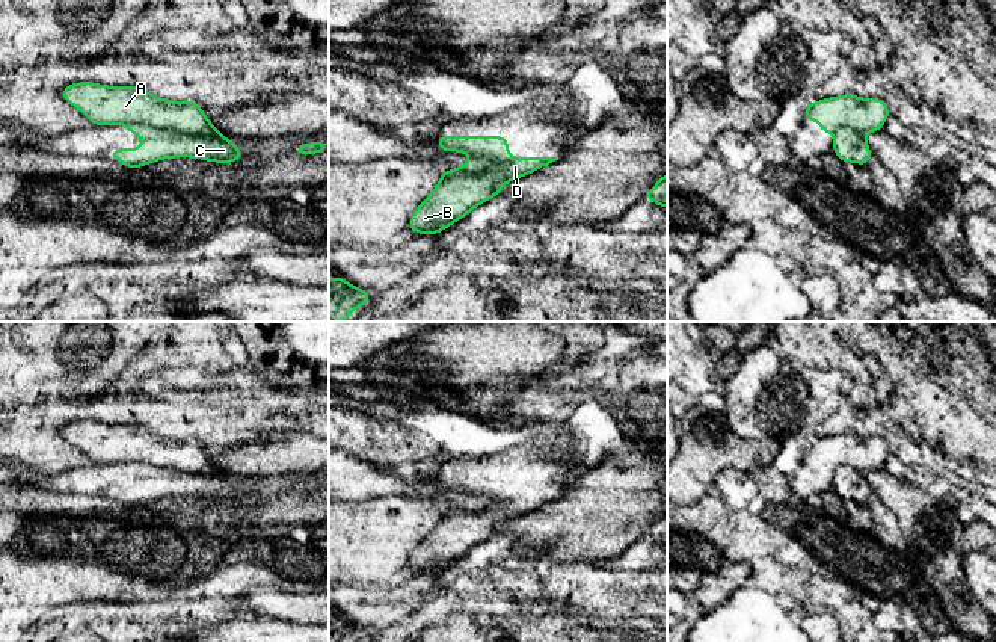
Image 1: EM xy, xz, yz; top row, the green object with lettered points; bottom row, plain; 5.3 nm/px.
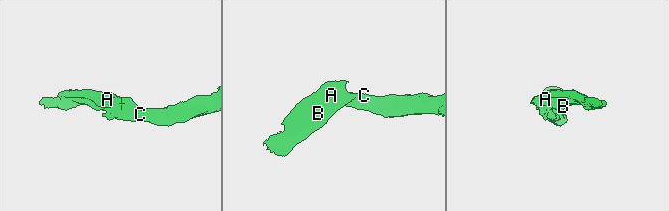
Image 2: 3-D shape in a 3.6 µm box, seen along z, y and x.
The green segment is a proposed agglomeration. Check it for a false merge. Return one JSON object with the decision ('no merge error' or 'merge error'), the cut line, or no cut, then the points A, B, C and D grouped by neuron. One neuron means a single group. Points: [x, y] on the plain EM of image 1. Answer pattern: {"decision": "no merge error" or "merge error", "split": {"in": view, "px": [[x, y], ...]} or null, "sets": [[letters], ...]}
{"decision": "merge error", "split": {"in": "xy", "px": [[129, 462], [147, 462], [177, 472], [222, 476]]}, "sets": [["A", "B", "D"], ["C"]]}

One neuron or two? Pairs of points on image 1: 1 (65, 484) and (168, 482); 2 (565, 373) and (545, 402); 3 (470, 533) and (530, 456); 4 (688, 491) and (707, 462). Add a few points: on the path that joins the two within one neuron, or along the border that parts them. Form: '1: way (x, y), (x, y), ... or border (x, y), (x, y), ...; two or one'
1: way (91, 482), (142, 482); one
2: border (525, 385), (541, 385), (551, 391), (587, 390); two
3: way (489, 517), (516, 490), (524, 476); one
4: way (688, 484), (699, 470); one

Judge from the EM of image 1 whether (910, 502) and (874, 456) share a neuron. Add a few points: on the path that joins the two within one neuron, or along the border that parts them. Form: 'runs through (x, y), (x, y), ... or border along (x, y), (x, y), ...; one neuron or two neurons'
border along (880, 469), (863, 473); two neurons

